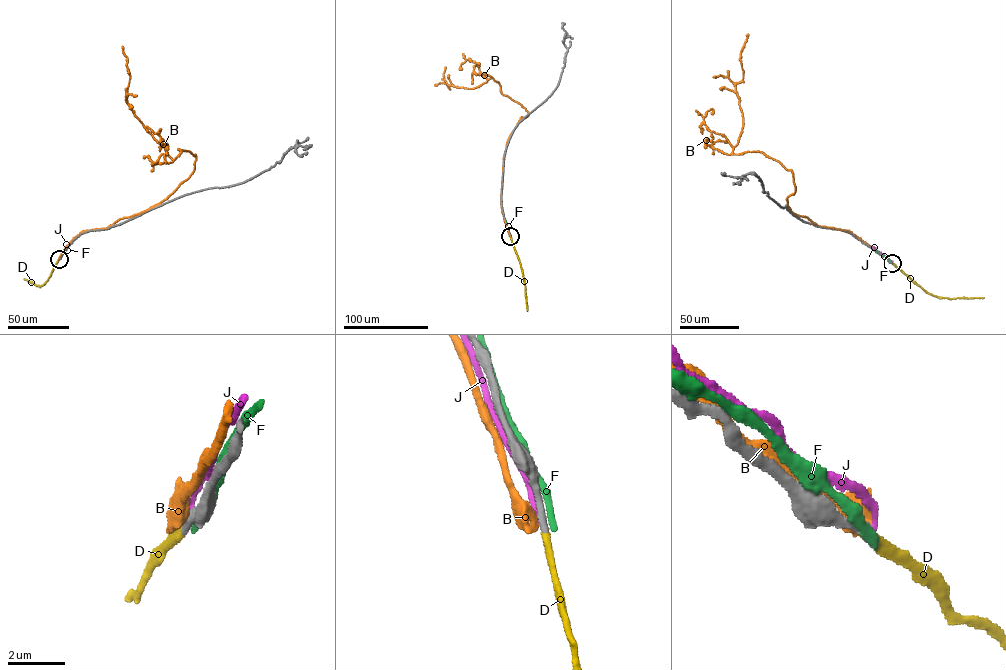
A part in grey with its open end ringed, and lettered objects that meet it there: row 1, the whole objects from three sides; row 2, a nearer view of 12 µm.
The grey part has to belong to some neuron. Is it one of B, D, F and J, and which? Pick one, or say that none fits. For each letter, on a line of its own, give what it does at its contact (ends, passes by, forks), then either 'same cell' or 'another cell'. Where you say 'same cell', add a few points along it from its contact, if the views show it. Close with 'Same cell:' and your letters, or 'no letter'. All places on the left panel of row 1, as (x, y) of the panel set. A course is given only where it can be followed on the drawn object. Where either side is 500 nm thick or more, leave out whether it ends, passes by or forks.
B: another cell
D: it ends; same cell; course (59, 259), (42, 285), (24, 279)
F: it ends; another cell
J: it ends; another cell
Same cell: D

